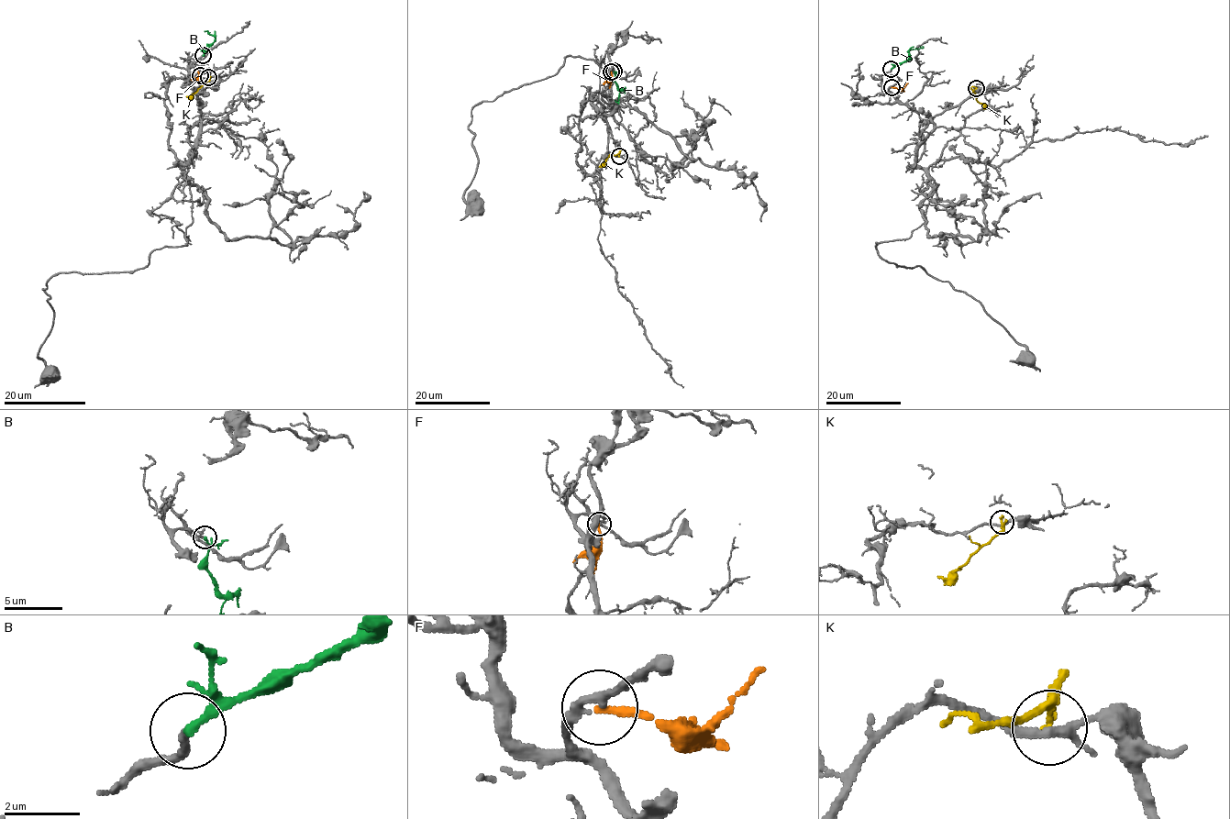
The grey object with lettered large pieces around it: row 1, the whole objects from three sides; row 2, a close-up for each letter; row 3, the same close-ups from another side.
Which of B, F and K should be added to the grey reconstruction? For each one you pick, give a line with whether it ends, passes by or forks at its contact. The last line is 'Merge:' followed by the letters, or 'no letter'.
B: it ends there
Merge: B

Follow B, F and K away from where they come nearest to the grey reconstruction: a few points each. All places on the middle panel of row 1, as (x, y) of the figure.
B: (614, 71), (616, 86), (625, 89), (619, 93), (618, 100), (614, 100)
F: (611, 71), (609, 88)
K: (619, 155), (610, 155), (599, 168)

